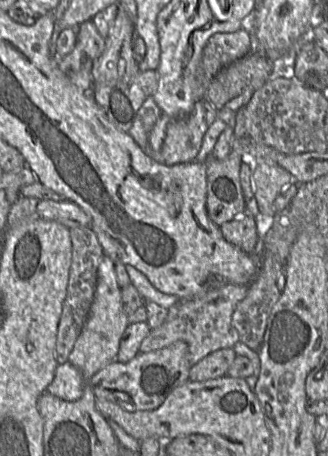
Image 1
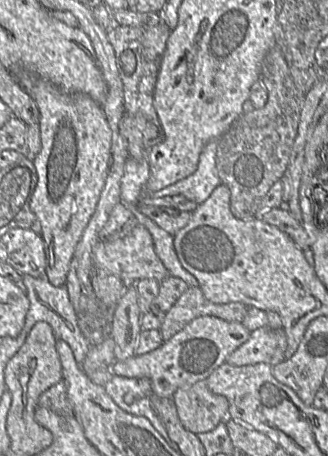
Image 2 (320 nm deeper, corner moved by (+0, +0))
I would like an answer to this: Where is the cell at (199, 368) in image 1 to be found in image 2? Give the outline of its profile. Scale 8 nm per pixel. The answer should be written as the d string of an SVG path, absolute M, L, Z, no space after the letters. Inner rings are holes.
M266 325L251 331L248 340L232 352L225 363L233 366L266 363L273 367L285 360L286 348L284 329L273 329Z

